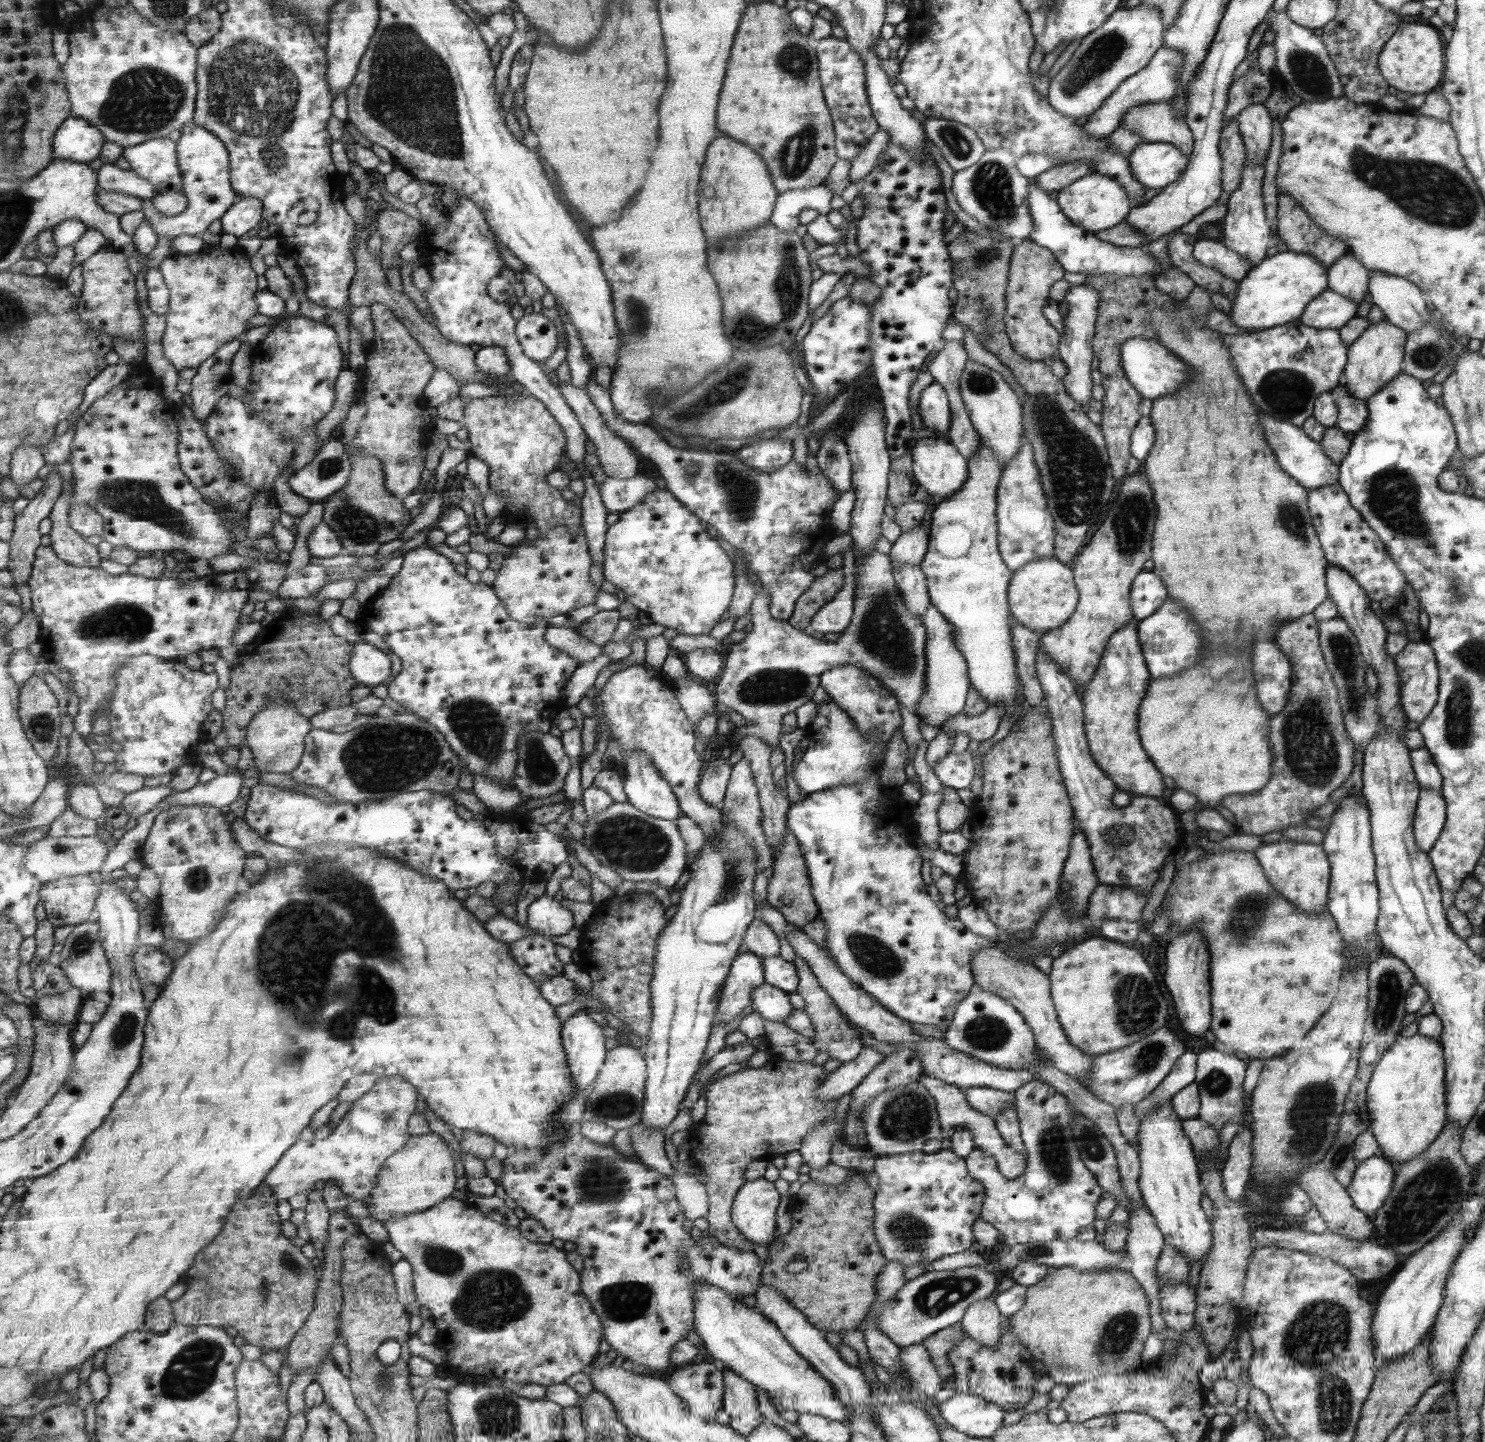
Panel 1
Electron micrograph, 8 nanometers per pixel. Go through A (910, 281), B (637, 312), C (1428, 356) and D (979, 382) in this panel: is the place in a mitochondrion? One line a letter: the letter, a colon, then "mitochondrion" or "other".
A: other
B: mitochondrion
C: mitochondrion
D: mitochondrion

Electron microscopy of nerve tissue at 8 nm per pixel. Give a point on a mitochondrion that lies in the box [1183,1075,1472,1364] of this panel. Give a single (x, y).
(1441, 1183)

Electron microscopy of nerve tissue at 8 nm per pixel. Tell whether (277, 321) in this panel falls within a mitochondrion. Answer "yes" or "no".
no

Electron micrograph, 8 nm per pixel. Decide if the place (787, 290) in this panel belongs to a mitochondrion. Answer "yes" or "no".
yes

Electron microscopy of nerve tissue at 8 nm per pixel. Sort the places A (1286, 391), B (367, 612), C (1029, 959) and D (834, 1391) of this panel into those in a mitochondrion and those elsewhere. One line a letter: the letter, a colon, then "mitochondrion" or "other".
A: mitochondrion
B: other
C: other
D: other

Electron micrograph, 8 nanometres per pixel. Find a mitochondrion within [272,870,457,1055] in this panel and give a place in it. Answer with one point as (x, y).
(373, 997)

